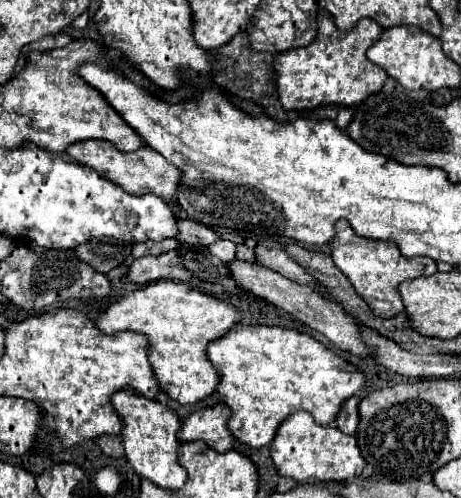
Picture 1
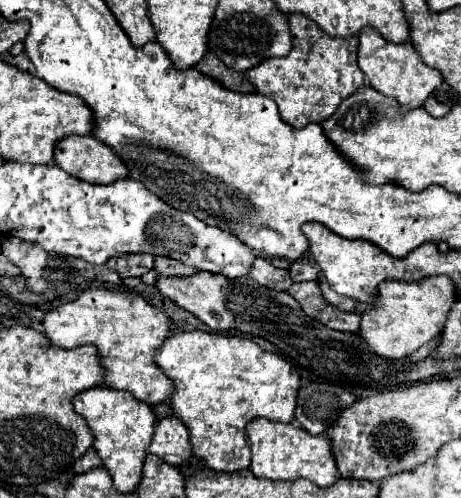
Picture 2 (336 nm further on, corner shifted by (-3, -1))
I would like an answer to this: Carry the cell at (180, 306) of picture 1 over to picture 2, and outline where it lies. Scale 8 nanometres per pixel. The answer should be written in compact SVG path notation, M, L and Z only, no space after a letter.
M87 288L77 300L47 312L43 324L43 332L61 348L95 344L99 348L101 362L107 368L107 386L115 390L129 390L137 400L143 400L149 406L171 400L175 384L161 368L157 368L155 352L171 336L173 322L161 308L151 306L137 292Z

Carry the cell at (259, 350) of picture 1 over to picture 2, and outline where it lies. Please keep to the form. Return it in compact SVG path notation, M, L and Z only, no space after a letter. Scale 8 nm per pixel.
M205 330L179 332L169 336L169 340L165 340L155 360L175 384L171 408L175 416L179 416L191 432L193 456L201 458L213 470L237 472L249 468L251 450L245 440L247 422L255 418L269 418L273 422L293 422L297 408L297 392L301 388L301 376L297 372L297 366L277 352L261 350L259 344L255 344L249 338L205 332Z

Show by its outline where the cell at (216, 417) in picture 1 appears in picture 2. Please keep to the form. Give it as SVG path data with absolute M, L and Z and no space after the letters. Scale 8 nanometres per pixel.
M177 416L157 420L149 452L175 466L185 464L193 456L189 428Z

